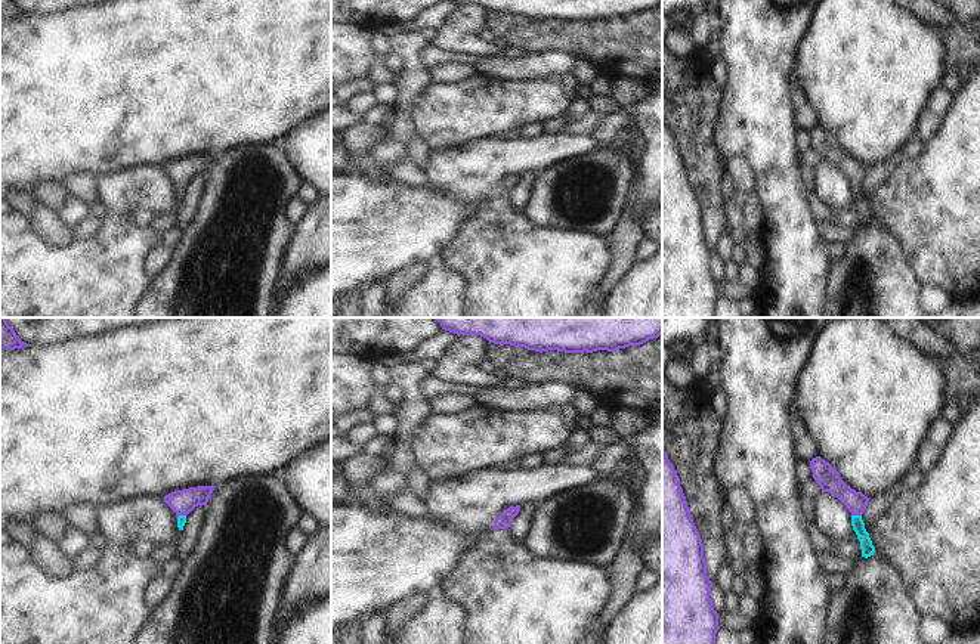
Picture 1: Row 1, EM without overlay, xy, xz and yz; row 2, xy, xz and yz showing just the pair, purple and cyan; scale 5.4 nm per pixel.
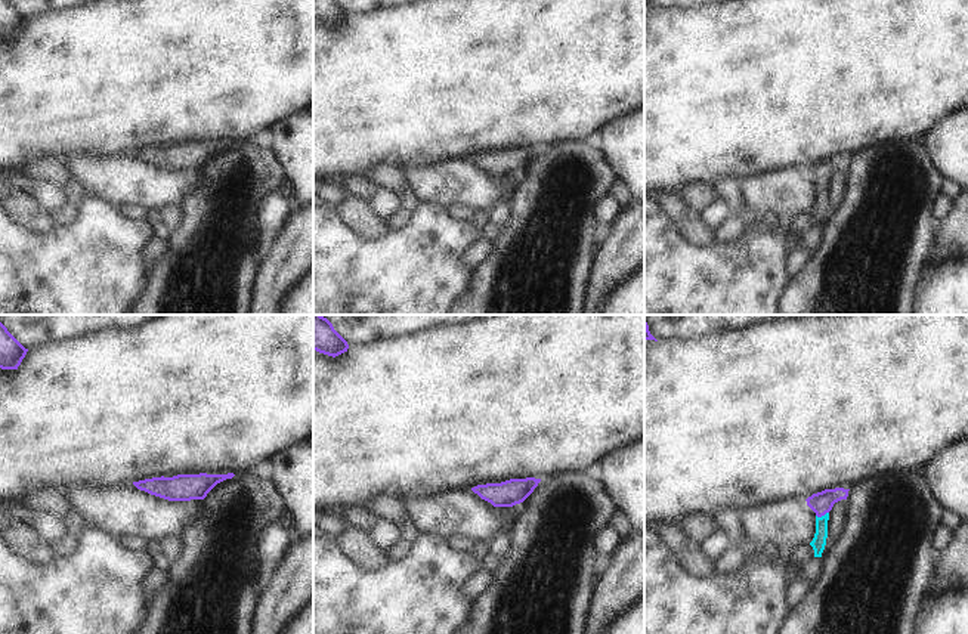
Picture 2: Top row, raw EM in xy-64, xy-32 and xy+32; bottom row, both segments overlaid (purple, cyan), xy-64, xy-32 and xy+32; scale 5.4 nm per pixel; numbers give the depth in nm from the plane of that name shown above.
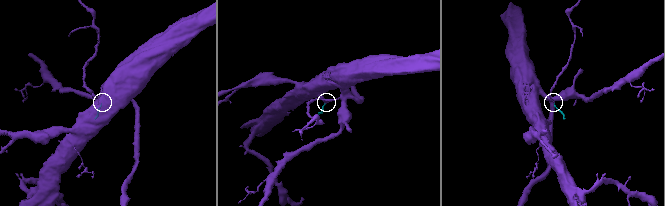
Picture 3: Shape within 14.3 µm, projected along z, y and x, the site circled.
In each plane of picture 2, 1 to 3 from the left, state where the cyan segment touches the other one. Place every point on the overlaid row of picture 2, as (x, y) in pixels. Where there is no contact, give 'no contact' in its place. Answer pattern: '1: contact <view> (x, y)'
1: no contact
2: no contact
3: contact xy+32 (822, 515)

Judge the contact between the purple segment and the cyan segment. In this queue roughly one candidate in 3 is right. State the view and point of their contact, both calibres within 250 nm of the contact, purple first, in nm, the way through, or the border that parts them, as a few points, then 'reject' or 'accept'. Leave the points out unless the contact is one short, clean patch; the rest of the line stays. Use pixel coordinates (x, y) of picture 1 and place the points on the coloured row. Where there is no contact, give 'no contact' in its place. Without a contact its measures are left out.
contact yz (856, 514); calibres 120 and 70 nm; way yz (828, 479), (856, 507), (856, 514), (856, 522), (868, 550); accept

